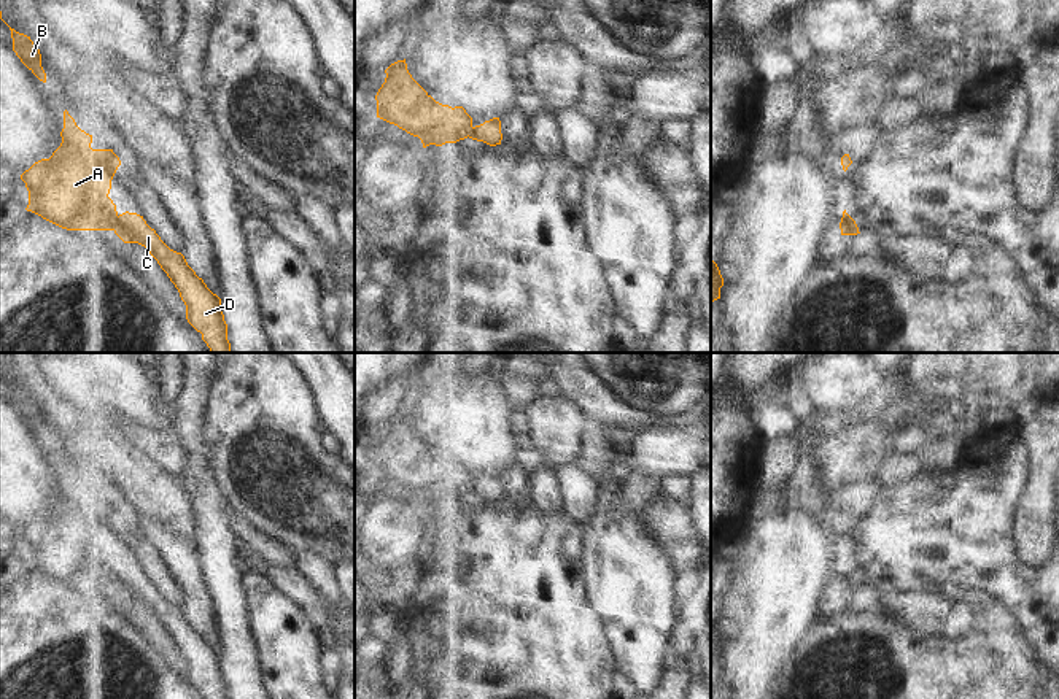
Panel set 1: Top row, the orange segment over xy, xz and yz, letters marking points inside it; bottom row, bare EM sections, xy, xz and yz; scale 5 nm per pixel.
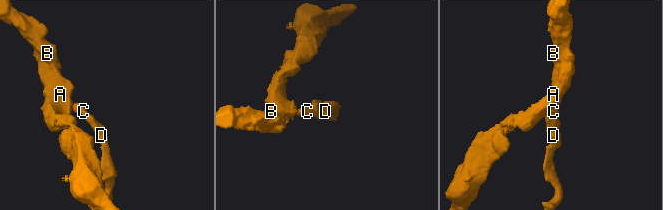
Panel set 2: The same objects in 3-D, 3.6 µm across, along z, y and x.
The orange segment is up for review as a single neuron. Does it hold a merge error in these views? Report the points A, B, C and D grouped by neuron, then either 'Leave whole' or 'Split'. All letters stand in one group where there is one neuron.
Groups: A B / C D. Split

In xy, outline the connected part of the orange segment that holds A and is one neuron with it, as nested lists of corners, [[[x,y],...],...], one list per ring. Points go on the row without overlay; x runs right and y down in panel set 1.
[[[67,465],[60,492],[62,499],[49,515],[35,518],[21,531],[29,546],[25,566],[67,586],[113,586],[118,567],[108,550],[119,513],[113,505],[92,505],[92,491],[81,486]]]

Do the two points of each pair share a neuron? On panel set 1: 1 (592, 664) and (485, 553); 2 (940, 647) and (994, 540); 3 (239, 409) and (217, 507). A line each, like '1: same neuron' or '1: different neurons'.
1: same neuron
2: different neurons
3: different neurons

